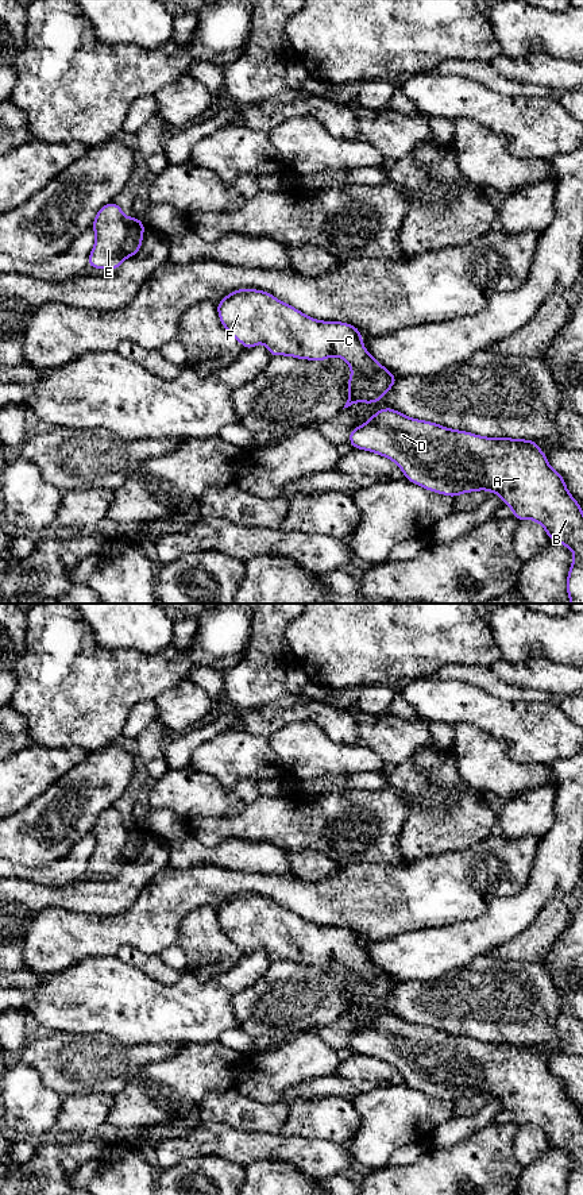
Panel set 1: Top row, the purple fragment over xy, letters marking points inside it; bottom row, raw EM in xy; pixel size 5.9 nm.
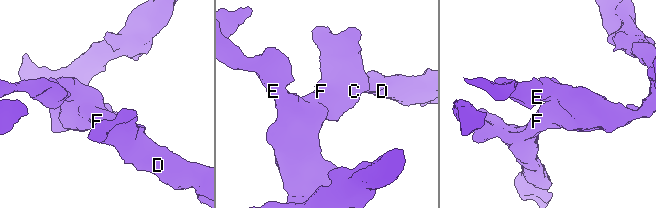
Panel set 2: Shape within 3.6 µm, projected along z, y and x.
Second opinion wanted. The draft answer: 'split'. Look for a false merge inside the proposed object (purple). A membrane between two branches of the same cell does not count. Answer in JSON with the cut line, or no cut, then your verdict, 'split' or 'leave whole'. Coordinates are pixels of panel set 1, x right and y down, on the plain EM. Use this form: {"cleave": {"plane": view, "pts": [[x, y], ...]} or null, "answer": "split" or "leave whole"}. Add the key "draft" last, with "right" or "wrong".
{"cleave": {"plane": "xy", "pts": [[130, 824], [124, 862]]}, "answer": "split", "draft": "right"}

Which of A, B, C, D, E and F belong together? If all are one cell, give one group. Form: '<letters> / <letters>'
A B C D F / E

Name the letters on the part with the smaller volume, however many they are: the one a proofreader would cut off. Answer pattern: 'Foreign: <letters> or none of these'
Foreign: E

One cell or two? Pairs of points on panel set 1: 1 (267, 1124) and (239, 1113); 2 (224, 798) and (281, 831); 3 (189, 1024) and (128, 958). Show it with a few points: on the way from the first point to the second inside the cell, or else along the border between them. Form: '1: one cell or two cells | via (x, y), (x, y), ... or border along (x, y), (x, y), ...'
1: one cell | via (261, 1117), (246, 1114)
2: two cells | border along (259, 794), (246, 806)
3: two cells | border along (116, 955), (149, 976), (168, 985)

